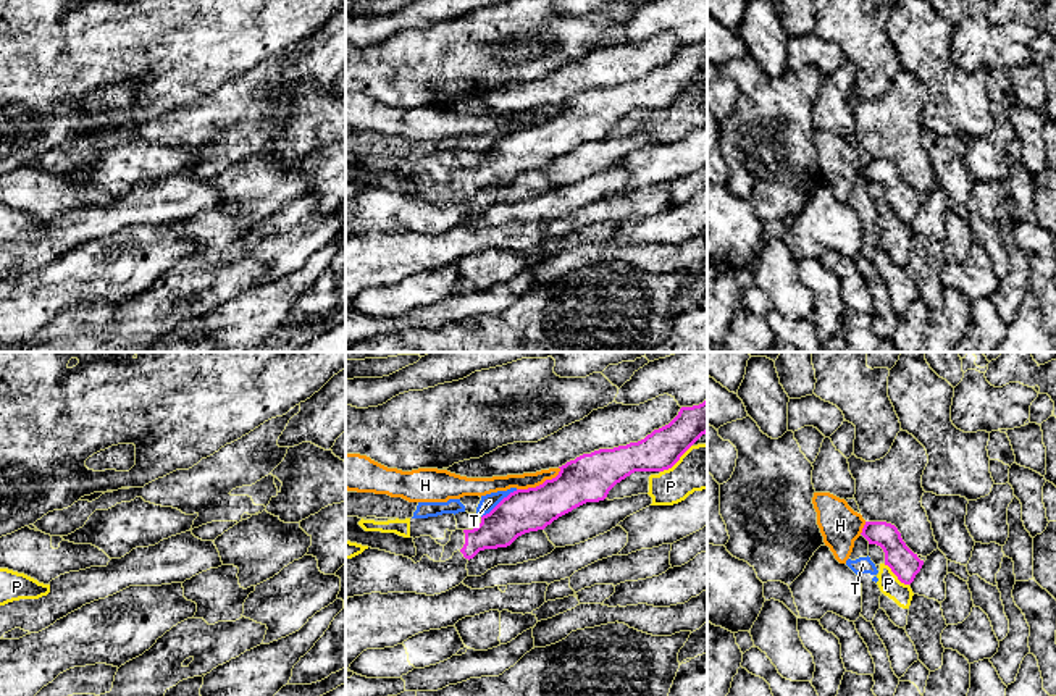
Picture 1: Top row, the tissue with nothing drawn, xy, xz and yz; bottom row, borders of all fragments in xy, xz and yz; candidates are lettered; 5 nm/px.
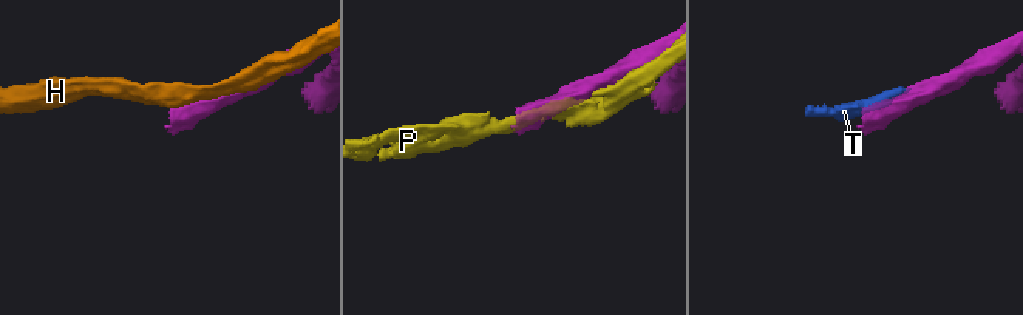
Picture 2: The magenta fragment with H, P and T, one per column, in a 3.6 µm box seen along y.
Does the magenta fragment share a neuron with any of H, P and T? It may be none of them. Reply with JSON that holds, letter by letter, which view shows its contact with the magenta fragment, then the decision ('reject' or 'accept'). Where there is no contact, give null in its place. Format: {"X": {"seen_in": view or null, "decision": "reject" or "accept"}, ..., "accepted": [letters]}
{"H": {"seen_in": "xz", "decision": "reject"}, "P": {"seen_in": "xz", "decision": "reject"}, "T": {"seen_in": "xz", "decision": "reject"}, "accepted": []}

